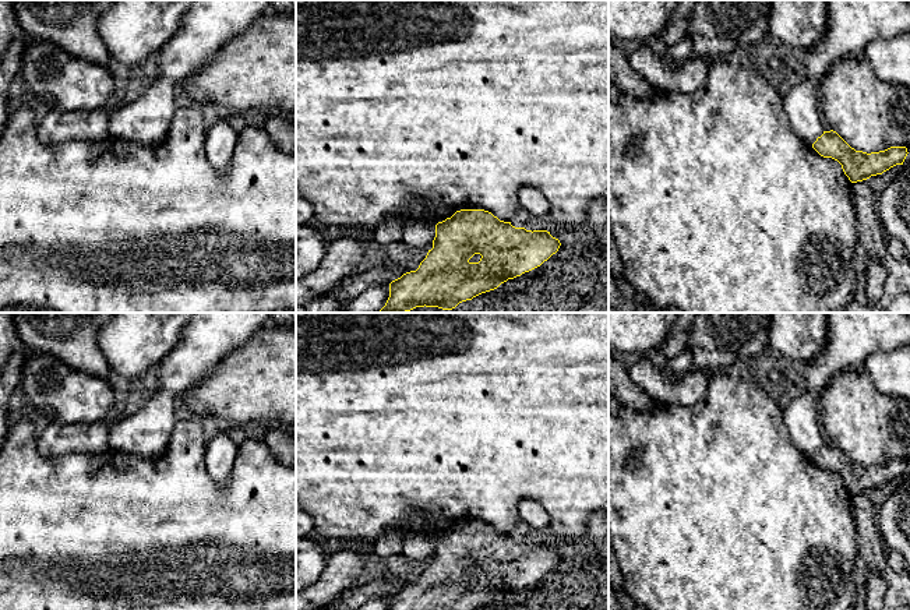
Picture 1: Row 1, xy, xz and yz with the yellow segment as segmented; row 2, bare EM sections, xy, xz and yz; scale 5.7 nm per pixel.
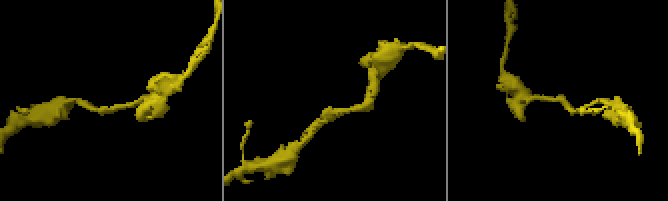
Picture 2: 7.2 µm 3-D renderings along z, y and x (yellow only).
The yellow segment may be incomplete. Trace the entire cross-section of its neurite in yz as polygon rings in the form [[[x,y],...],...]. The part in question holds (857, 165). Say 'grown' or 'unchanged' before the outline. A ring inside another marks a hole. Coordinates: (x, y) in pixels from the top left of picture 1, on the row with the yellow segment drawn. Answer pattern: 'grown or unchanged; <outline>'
unchanged; [[[833,130],[823,131],[812,148],[821,156],[837,161],[851,183],[867,180],[896,165],[903,165],[909,154],[906,147],[890,147],[871,154],[856,151]]]

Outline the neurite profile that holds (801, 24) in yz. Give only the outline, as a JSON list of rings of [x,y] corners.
[[[770,0],[769,35],[782,43],[807,52],[822,40],[826,28],[826,0]]]

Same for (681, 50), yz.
[[[688,36],[676,42],[674,45],[667,46],[666,54],[667,54],[669,60],[673,63],[682,63],[695,56],[692,43]]]

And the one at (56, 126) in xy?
[[[49,109],[36,126],[36,137],[45,144],[105,140],[109,137],[107,116],[103,109],[75,112]]]

